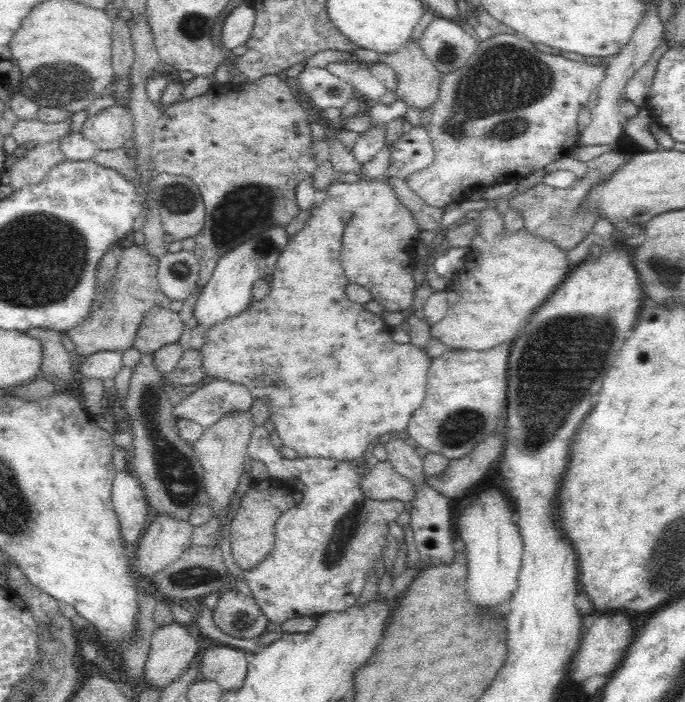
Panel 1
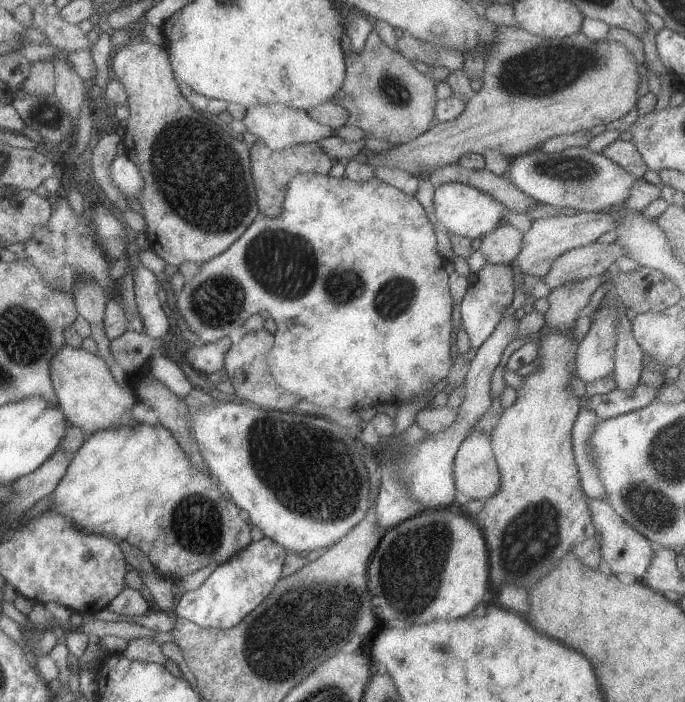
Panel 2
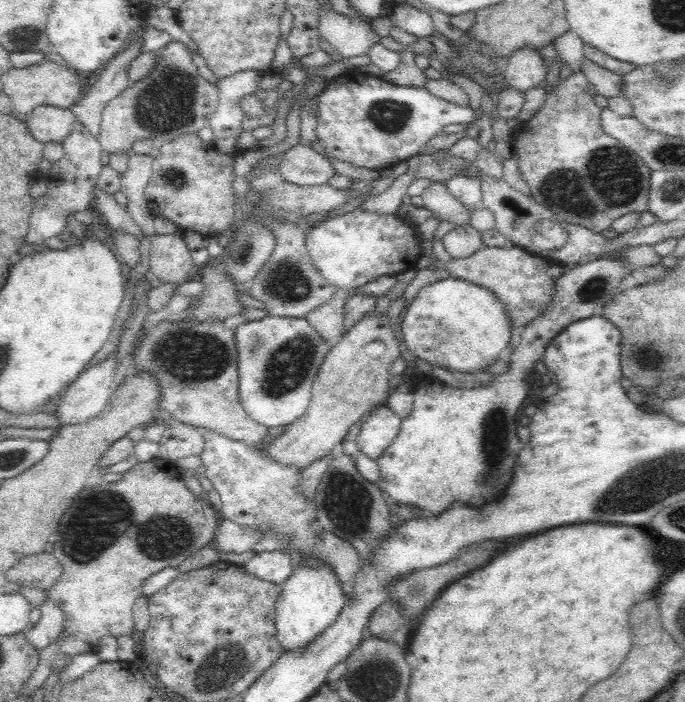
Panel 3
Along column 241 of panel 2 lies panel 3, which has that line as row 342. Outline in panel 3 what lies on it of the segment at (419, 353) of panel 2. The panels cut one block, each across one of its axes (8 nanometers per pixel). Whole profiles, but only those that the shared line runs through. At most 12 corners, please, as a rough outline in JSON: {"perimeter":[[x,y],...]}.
{"perimeter":[[306,318],[234,326],[238,396],[262,426],[310,406],[330,350]]}

